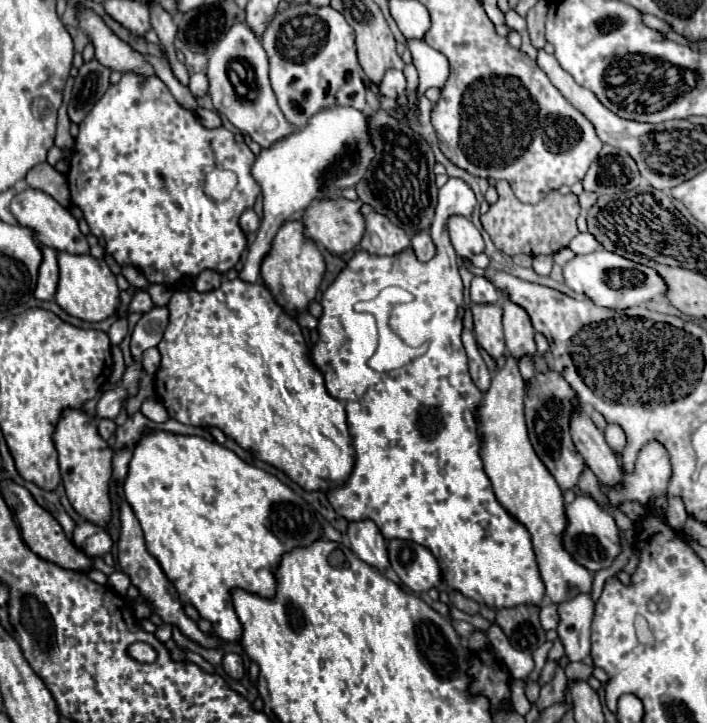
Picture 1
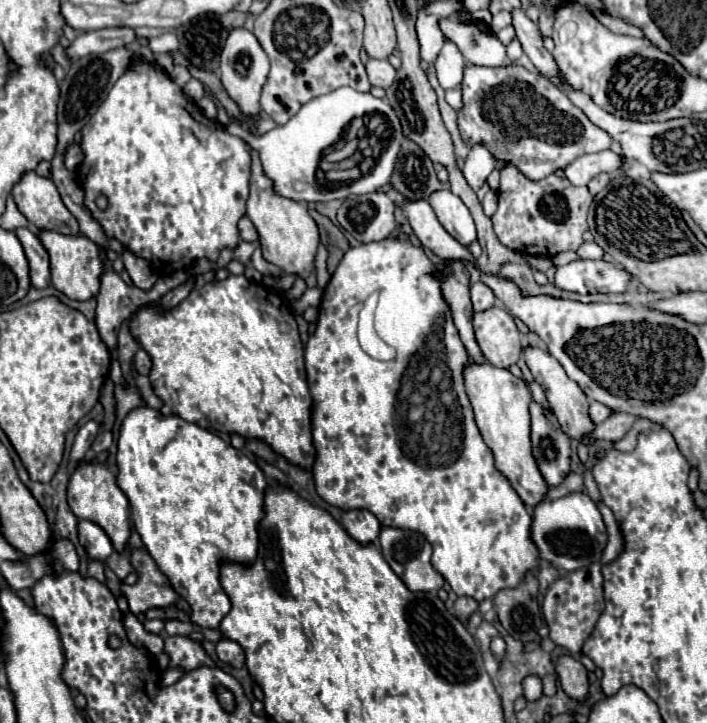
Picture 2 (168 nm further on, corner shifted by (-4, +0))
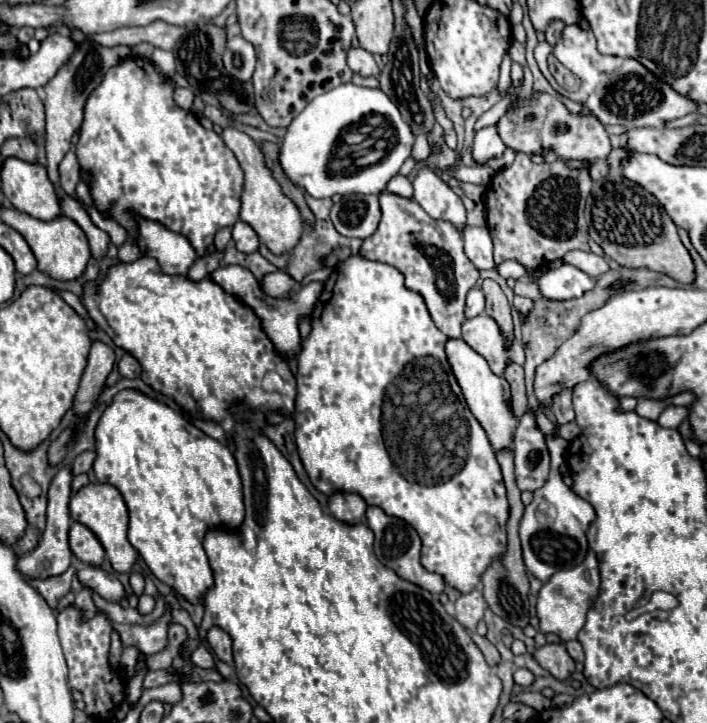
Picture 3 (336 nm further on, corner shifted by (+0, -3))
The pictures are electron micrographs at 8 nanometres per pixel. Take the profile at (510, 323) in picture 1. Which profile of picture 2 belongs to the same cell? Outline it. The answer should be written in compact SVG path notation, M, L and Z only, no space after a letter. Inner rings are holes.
M527 347L523 351L523 357L535 377L535 381L541 385L541 389L545 391L549 403L551 403L551 409L561 425L561 429L569 435L569 437L575 437L575 439L581 439L583 435L587 435L591 429L593 429L593 423L589 419L589 399L587 395L583 393L583 389L567 377L567 373L563 371L563 367L559 365L557 359L553 359L547 351L541 351L541 349L533 349L533 347Z

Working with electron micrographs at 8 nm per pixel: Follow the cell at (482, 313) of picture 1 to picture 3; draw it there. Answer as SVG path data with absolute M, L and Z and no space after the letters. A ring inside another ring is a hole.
M479 314L475 318L465 320L463 324L463 340L479 352L491 366L495 374L503 374L509 364L523 364L525 354L517 340L507 344L505 334L501 332L499 324L489 314Z

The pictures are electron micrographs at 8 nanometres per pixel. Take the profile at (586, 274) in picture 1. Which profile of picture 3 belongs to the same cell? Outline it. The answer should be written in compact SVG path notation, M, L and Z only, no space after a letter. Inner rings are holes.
M563 264L555 270L547 270L539 278L539 288L549 300L571 300L583 296L587 290L593 290L595 278L571 264Z

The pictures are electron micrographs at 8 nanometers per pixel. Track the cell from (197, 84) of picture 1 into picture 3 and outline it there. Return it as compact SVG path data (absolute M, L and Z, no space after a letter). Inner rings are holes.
M175 88L175 100L177 100L177 106L189 110L193 104L193 90L191 88Z

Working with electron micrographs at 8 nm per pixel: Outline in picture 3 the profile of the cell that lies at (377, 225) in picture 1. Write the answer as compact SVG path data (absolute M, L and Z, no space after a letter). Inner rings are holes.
M353 194L335 198L331 208L331 222L341 236L369 238L381 220L379 198L373 194Z

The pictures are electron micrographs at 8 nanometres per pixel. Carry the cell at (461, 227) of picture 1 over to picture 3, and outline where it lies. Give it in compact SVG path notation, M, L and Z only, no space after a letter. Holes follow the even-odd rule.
M421 168L413 180L415 202L435 220L451 222L459 232L465 230L465 206L461 198L429 168Z

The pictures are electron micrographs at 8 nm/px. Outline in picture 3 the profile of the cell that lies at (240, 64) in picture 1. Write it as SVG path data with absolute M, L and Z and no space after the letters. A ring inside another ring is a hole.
M243 36L229 38L225 54L223 54L223 64L233 78L237 78L241 82L249 82L255 72L253 44L249 44Z

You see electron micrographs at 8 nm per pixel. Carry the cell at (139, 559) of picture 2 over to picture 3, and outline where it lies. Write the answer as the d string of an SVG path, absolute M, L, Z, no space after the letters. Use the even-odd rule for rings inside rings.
M88 566L85 570L79 570L79 580L81 584L99 592L109 602L121 602L127 596L124 586L117 577L100 567Z

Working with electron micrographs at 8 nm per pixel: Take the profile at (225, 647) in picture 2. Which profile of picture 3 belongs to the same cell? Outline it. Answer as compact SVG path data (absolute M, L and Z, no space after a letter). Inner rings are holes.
M211 628L207 632L207 642L209 646L213 648L213 652L217 654L219 660L223 660L225 664L231 664L233 666L233 648L231 648L231 636L221 630L221 628Z

